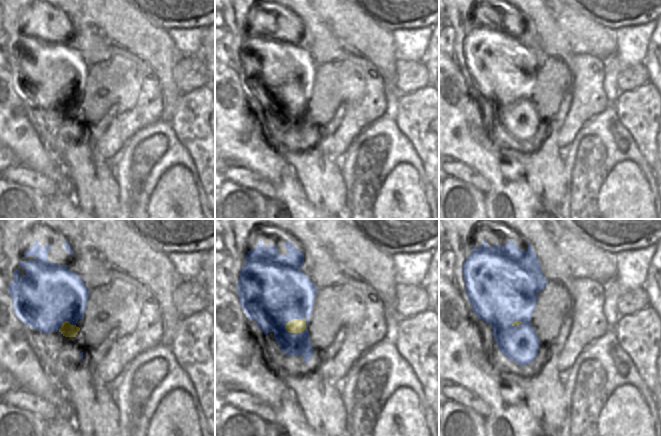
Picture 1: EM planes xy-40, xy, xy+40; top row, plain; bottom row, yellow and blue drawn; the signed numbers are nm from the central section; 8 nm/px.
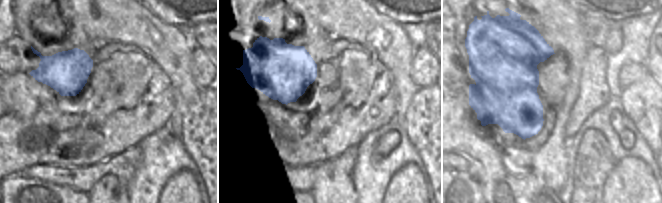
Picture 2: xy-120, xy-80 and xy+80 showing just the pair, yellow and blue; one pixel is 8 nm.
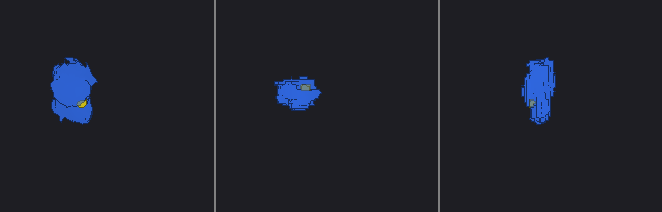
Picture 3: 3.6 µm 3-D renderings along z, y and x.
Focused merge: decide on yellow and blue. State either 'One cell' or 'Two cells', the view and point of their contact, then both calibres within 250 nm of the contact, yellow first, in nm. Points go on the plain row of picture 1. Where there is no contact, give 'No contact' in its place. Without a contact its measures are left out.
One cell. Touches yellow at xy (294, 95). Thickness 110 nm (yellow) against 480 nm

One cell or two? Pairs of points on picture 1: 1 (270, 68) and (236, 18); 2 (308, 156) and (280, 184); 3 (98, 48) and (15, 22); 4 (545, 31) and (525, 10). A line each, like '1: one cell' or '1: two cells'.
1: one cell
2: two cells
3: one cell
4: one cell

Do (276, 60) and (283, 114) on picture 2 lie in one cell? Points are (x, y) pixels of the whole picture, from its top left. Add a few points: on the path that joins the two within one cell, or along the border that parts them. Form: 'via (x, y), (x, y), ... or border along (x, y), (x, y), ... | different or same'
border along (272, 98), (286, 104) | different

